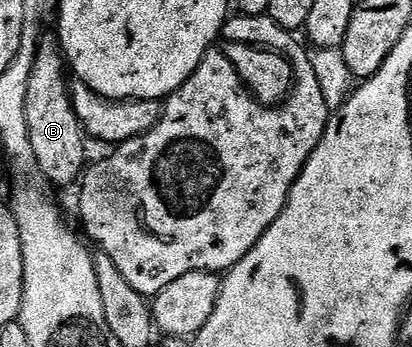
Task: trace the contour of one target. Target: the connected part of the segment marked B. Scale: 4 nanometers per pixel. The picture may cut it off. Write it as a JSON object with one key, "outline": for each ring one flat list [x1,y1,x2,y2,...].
{"outline":[[45,35,40,38,40,46,34,59,34,67,30,67,30,79,23,82,24,105,22,111,26,115,26,127,30,135,30,147,34,151,36,168,45,182,53,181,56,185,75,186,81,180,86,168,84,161,84,141,86,134,80,127,80,120,72,107,72,95,70,92,70,73,66,68,64,54,58,44,57,38]]}

